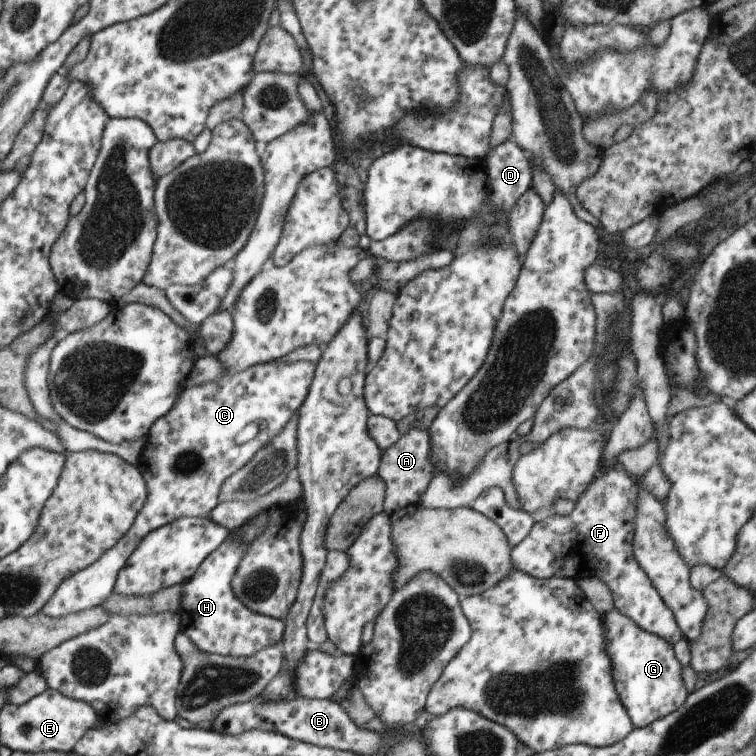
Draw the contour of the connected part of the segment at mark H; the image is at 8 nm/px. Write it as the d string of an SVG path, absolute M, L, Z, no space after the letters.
M267 515L256 516L238 530L229 532L228 538L204 559L195 575L181 586L182 610L177 614L183 624L182 632L186 633L201 651L246 658L266 647L281 644L285 621L251 611L236 598L231 587L232 577L245 548L254 537L265 531L268 523Z

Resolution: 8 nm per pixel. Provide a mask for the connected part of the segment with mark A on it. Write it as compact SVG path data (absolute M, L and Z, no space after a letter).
M413 428L407 433L402 433L399 440L382 452L377 475L386 485L383 502L383 510L386 513L391 515L401 508L418 503L417 501L422 498L431 480L437 474L432 452L429 432L420 428Z

